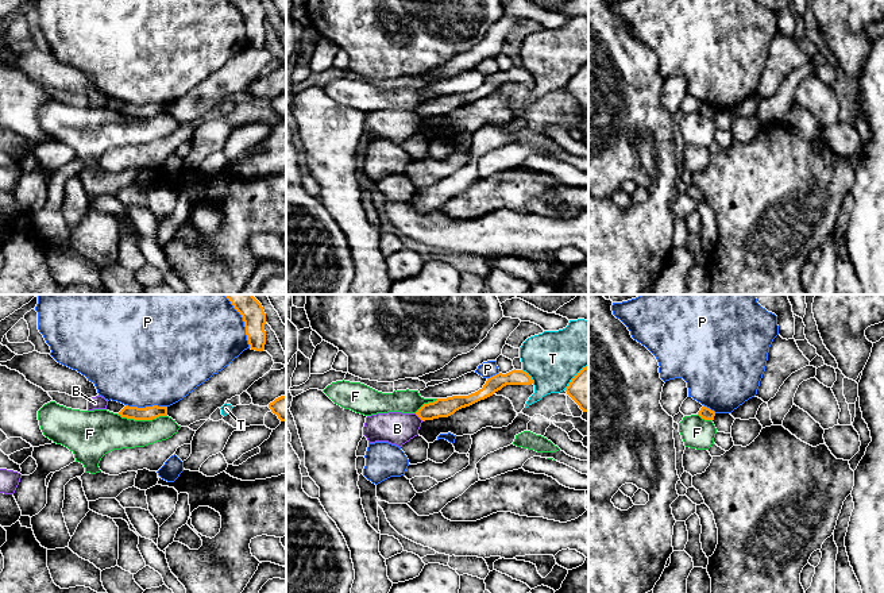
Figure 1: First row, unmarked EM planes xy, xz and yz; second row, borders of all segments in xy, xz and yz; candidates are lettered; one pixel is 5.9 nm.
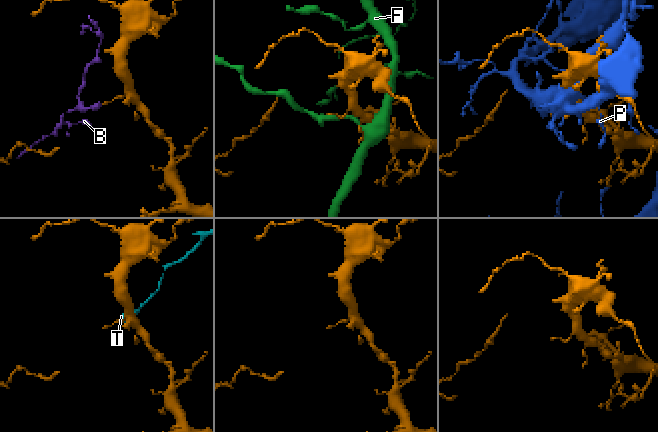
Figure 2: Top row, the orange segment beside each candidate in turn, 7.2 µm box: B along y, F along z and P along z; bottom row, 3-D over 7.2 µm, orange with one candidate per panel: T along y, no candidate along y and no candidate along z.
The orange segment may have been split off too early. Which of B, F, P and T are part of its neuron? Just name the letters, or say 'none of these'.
none of these

